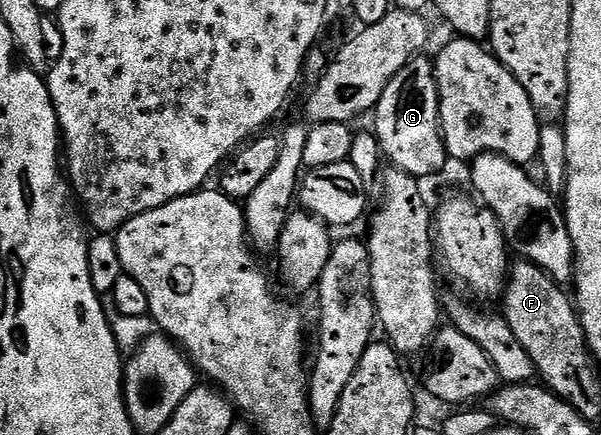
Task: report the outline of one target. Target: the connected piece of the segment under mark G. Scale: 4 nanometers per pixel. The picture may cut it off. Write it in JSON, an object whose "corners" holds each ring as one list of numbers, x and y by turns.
{"corners":[[416,56,384,88,384,96,380,96,377,106,372,111,374,125,372,131,378,138,381,157,395,170,408,172,413,178,425,180,429,174,438,174,448,163,446,145,442,143,442,128,438,124,438,85,434,79,433,61,426,56]]}

